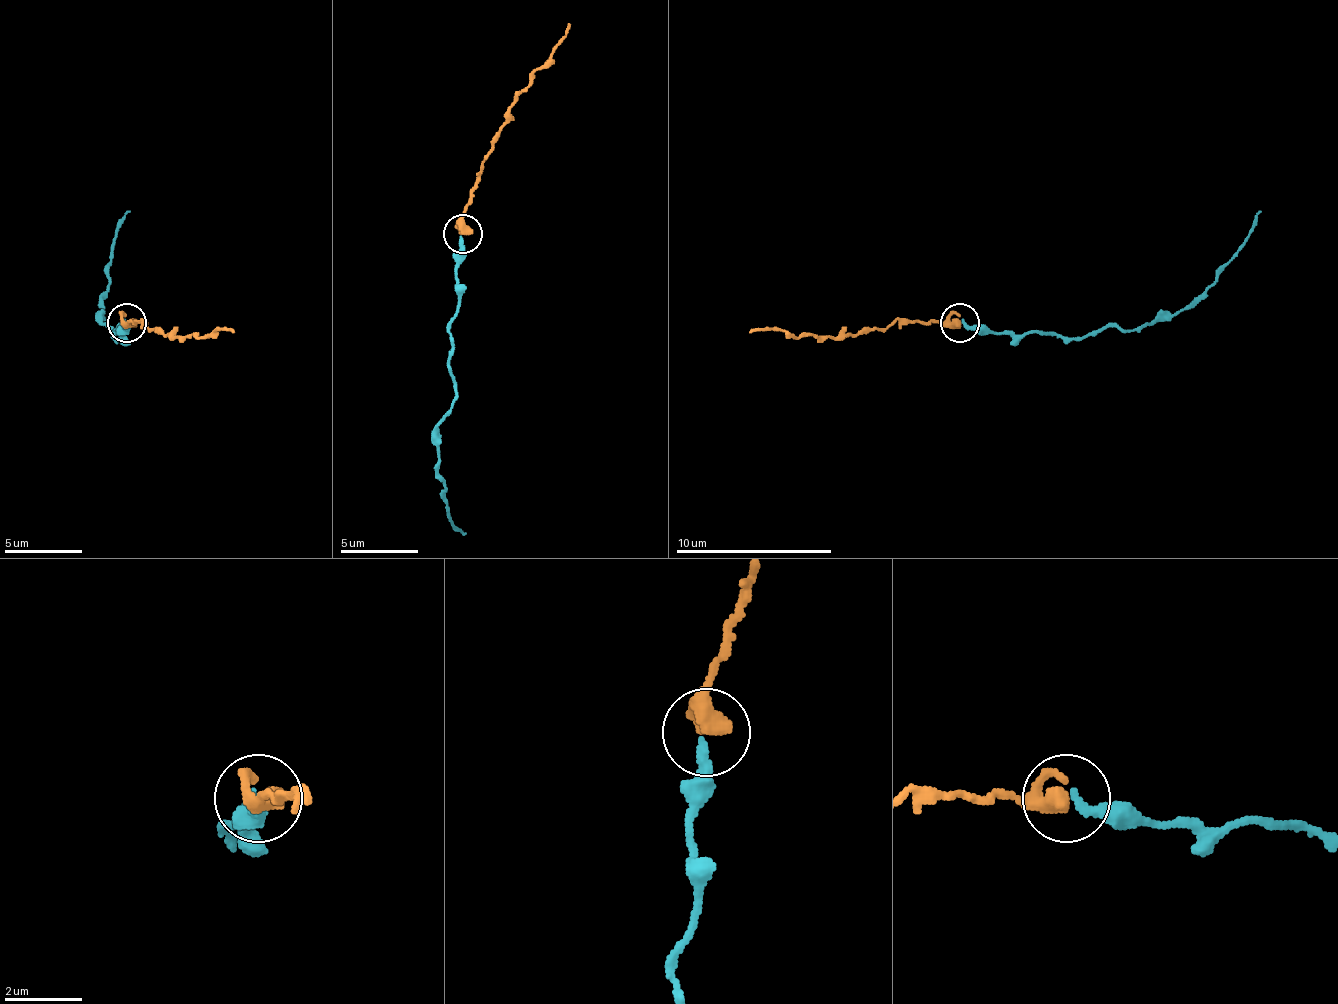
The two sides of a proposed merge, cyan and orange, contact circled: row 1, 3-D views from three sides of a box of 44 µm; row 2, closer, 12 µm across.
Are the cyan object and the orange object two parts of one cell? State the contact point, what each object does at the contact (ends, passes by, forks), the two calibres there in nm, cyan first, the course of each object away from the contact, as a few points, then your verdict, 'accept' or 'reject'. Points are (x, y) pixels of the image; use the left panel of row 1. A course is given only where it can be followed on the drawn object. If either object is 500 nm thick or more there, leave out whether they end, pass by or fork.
place (126, 322); cyan ends; orange passes by; calibres 240 and 380 nm; course cyan (125, 321), (122, 333), (114, 337), (118, 325), (118, 329), (102, 318), (110, 251), (129, 212); course orange (125, 321), (145, 321), (153, 329), (172, 337), (231, 329), (231, 333); accept

